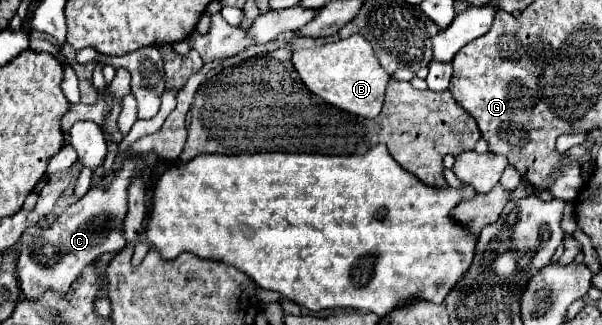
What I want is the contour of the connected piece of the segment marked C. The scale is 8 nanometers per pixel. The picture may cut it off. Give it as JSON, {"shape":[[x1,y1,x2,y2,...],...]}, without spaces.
{"shape":[[126,158,122,170,104,178,100,188,90,188,78,202,70,204,48,228,30,224,20,238,20,252,16,274,20,280,20,290,26,298,40,298,46,288,66,292,70,284,82,274,84,266,96,260,104,252,118,252,126,246,120,228,128,212,126,188,136,174,142,174,142,158]]}

